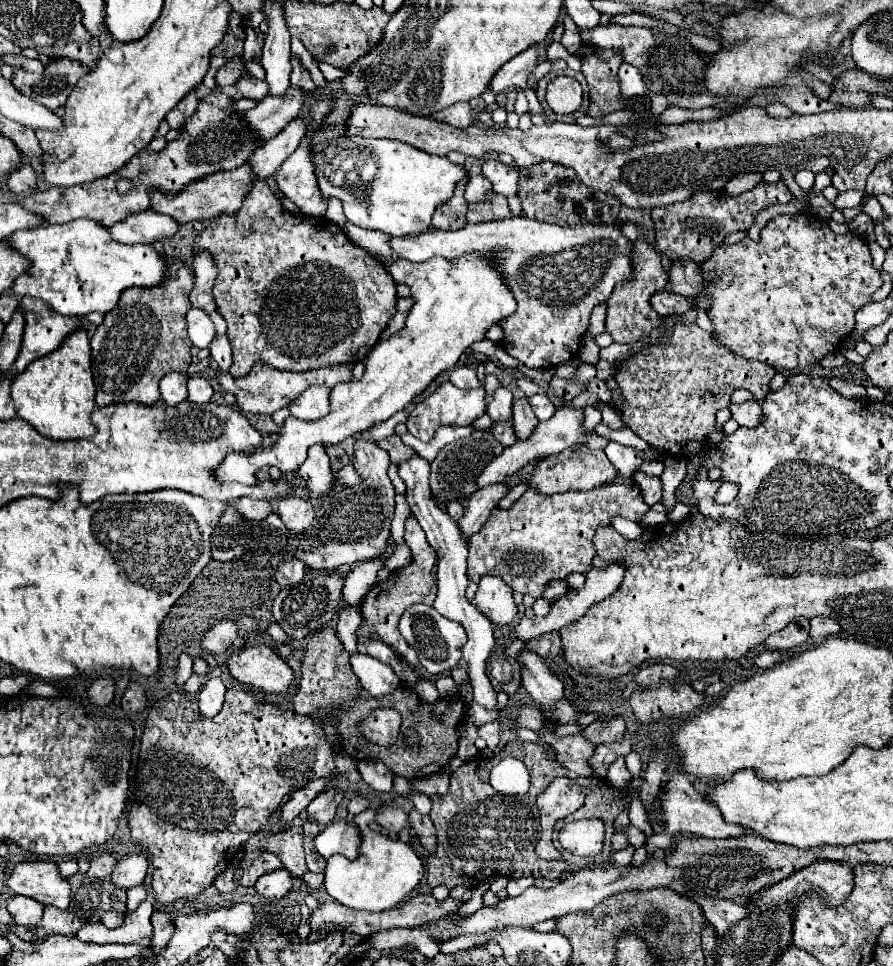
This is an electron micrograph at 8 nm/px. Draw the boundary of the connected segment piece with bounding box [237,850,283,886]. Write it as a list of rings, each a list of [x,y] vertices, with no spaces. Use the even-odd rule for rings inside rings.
[[[261,852],[251,864],[247,870],[243,870],[243,876],[239,878],[237,884],[241,886],[253,886],[257,882],[259,876],[267,874],[267,872],[273,872],[273,870],[279,870],[283,866],[283,862],[279,860],[279,856],[275,856],[273,852]]]

